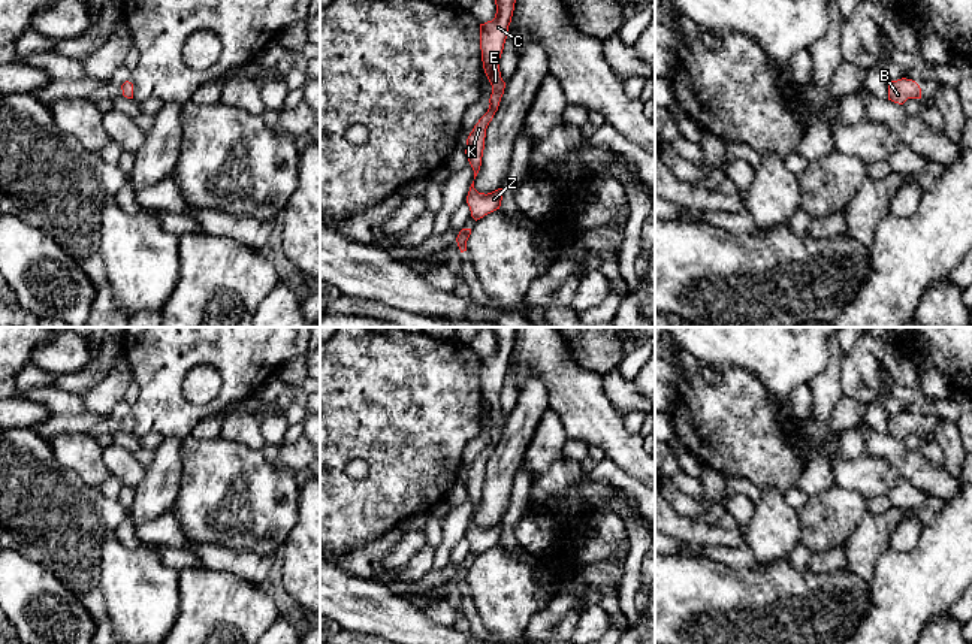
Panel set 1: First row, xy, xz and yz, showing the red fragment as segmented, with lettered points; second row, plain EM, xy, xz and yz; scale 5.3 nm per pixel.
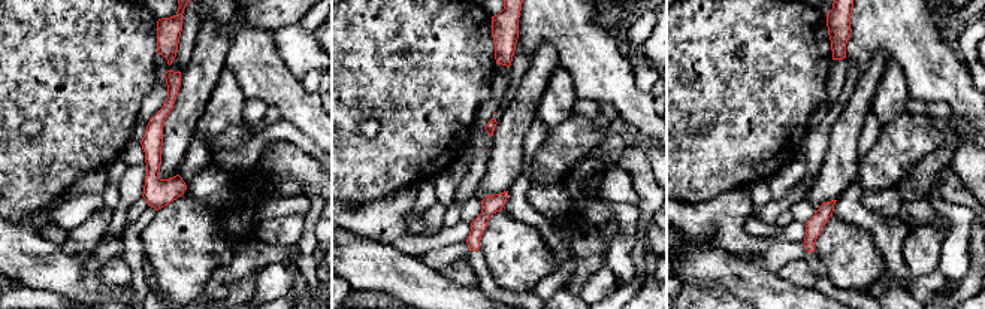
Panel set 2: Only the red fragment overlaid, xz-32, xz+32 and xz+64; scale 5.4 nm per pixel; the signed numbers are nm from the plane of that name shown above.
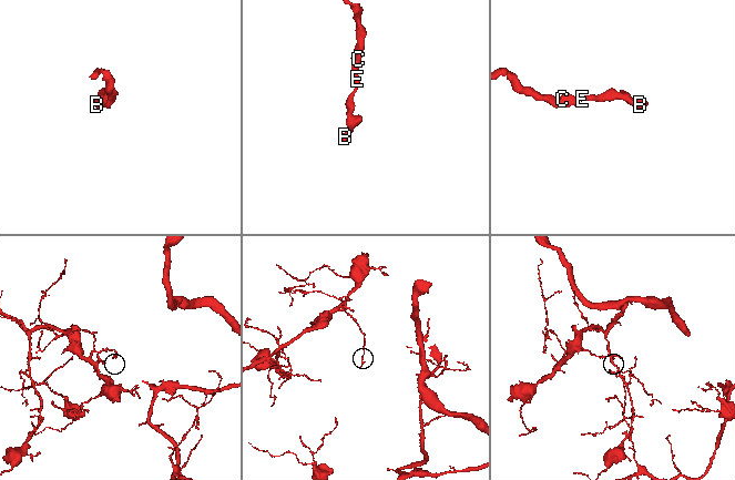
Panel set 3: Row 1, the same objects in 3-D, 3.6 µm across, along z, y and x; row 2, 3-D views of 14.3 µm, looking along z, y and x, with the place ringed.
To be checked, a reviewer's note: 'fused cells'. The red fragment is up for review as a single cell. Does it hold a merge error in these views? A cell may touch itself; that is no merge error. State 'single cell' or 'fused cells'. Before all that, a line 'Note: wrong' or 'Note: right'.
Note: wrong
single cell

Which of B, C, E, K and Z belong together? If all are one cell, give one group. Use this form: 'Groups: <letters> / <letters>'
Groups: B C E K Z

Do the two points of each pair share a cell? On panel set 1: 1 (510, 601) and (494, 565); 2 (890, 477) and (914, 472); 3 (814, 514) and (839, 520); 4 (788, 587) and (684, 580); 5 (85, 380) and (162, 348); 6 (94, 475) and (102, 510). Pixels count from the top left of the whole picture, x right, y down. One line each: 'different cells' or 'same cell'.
1: same cell
2: different cells
3: same cell
4: same cell
5: different cells
6: different cells

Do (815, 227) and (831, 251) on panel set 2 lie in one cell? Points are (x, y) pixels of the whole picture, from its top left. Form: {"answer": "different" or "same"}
{"answer": "different"}

